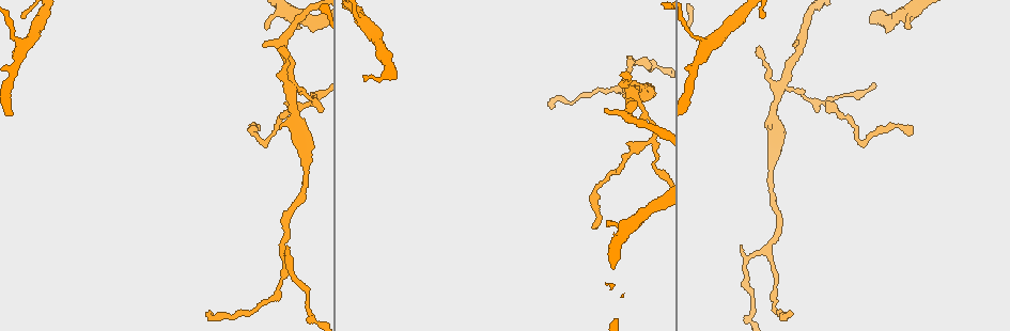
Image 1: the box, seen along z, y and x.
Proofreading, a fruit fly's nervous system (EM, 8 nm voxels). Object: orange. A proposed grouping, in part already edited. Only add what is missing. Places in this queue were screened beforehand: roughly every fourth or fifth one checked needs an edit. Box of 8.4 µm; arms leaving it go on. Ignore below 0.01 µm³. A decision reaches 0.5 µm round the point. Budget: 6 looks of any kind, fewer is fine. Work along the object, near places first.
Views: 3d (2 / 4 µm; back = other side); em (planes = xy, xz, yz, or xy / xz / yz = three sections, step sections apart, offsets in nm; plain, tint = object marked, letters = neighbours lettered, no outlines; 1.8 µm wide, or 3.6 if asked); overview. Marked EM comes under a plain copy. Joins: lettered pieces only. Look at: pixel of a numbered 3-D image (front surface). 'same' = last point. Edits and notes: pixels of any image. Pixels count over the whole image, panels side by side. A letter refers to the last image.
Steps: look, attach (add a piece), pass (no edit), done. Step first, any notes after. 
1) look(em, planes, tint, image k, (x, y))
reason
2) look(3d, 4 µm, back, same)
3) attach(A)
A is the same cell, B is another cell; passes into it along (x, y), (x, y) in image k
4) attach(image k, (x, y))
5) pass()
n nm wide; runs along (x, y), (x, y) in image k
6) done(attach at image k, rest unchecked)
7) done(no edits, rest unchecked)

look(em, planes, letters, image 1, (594, 228))
end of a long branch

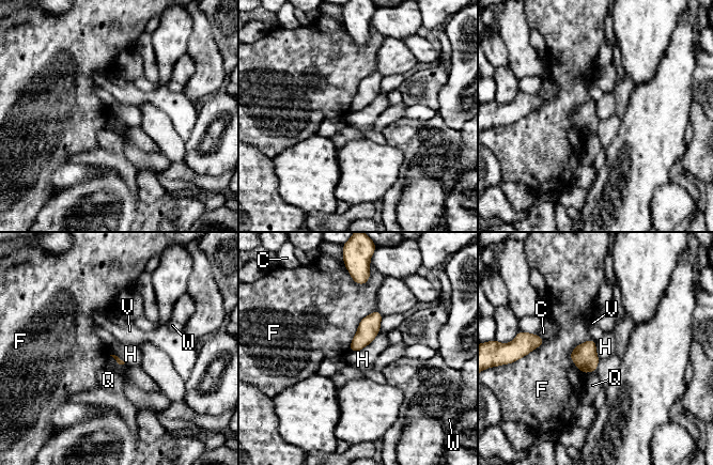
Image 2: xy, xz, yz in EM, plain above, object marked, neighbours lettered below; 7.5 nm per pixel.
pass()
C, F, H, Q, V and W are other cells; border along (380, 331), (368, 344), (350, 352) in image 2; none of them fits

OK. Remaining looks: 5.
look(3d, 4 µm, image 1, (911, 26))
an open end

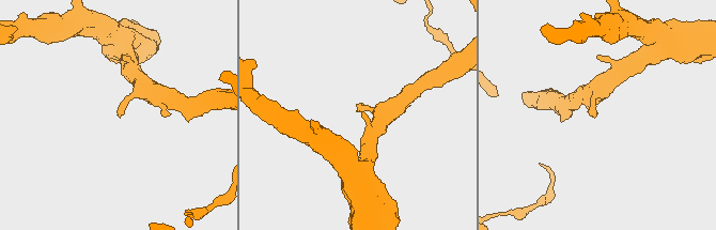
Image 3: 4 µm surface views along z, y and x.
look(em, xy, step 16, tint, image 3, (118, 113))
need the tissue

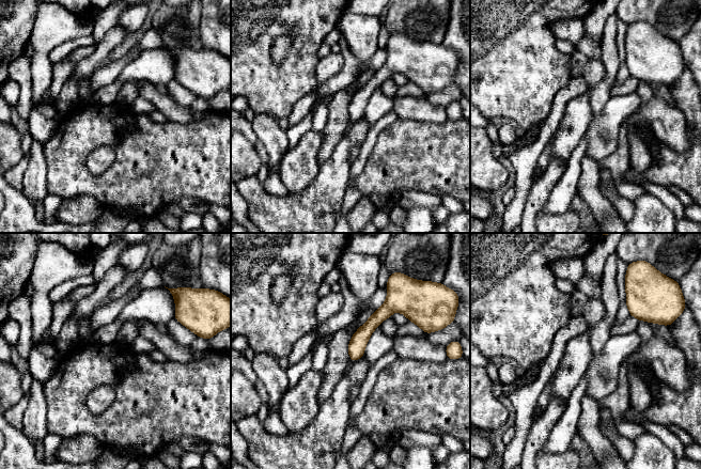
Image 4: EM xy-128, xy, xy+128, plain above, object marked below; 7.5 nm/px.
look(em, planes, letters, same)

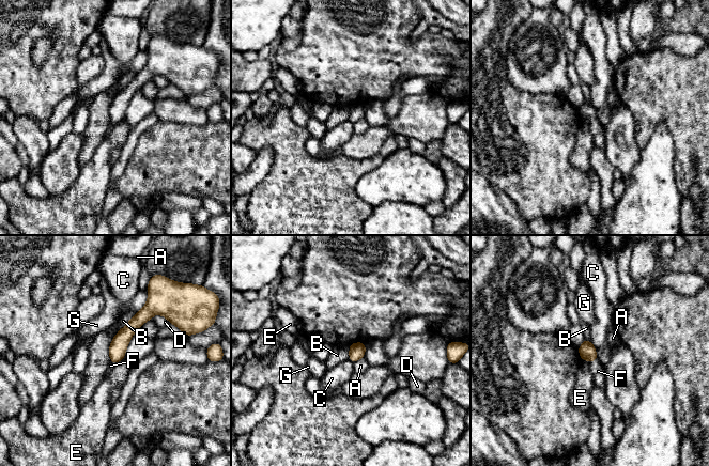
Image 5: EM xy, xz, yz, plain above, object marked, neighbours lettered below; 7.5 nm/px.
attach(image 5, (598, 371))
G touches over 190 nm; F is the same cell, A, B, C, D, E and G are other cells; passes into it along (587, 352), (592, 360), (598, 371) in image 5; it goes on there

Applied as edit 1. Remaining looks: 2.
look(3d, 4 µm, image 1, (763, 16))
thin end

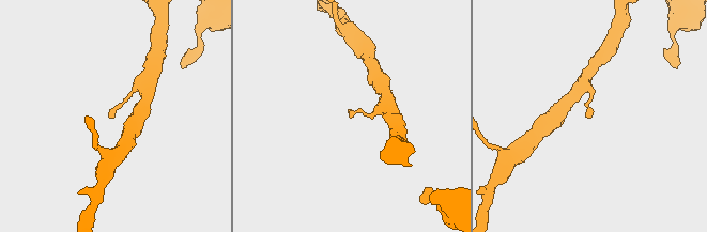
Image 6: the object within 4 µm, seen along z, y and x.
look(em, planes, letters, image 6, (109, 111))
now the EM

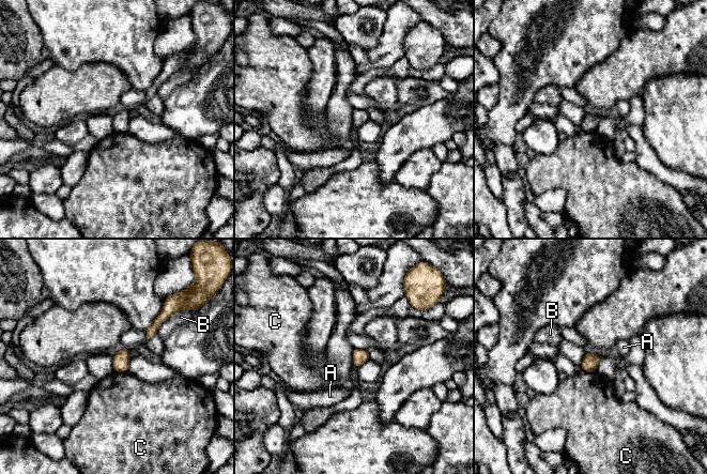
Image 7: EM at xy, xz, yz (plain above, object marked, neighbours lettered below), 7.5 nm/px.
pass()
110 nm wide; A, B and C are other cells; border along (582, 369), (595, 372) in image 7; none of them fits

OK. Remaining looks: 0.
done(attach at image 5, rest unchecked)

